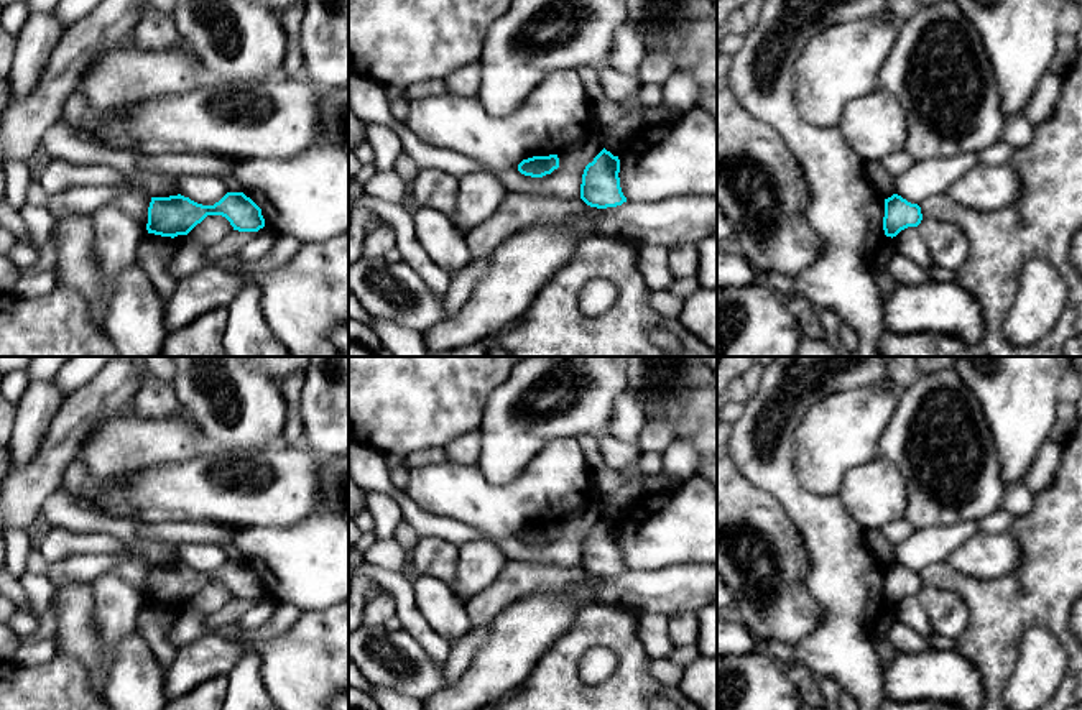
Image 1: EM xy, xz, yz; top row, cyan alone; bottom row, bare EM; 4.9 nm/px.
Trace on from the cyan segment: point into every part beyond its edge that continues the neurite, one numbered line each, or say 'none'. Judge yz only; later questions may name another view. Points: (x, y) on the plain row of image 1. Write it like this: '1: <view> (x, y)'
none

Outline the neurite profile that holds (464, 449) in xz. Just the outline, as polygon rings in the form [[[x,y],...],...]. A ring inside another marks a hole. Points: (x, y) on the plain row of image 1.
[[[480,429],[465,432],[444,445],[449,462],[475,465],[480,455]]]

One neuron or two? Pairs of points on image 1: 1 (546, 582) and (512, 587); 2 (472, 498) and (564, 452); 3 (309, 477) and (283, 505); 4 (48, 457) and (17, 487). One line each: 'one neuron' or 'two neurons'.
1: one neuron
2: one neuron
3: one neuron
4: one neuron

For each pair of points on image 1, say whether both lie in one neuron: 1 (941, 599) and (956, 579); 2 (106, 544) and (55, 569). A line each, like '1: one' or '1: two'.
1: two
2: two

